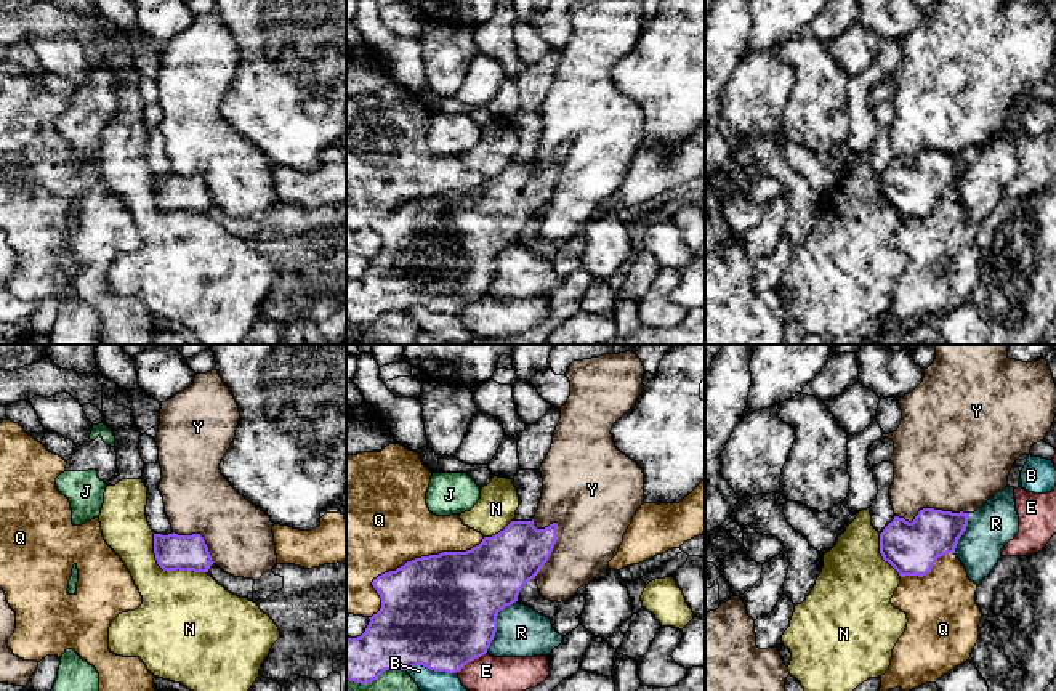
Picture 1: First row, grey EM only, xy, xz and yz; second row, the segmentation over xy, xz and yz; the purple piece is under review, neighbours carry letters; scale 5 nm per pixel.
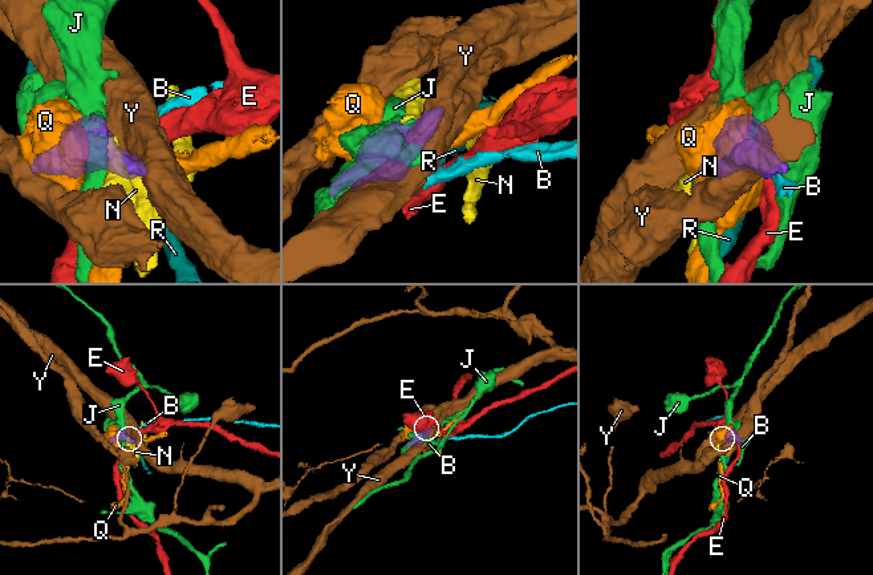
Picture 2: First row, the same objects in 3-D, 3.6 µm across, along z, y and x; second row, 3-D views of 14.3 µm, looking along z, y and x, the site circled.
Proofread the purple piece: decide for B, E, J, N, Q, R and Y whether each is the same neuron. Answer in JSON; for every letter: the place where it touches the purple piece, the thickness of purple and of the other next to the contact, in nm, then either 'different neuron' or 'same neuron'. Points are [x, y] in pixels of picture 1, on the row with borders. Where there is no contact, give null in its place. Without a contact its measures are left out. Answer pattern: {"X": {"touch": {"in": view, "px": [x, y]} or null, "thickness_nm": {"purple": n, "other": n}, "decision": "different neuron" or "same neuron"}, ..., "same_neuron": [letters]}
{"B": {"touch": {"in": "xz", "px": [431, 669]}, "thickness_nm": {"purple": 480, "other": 110}, "decision": "different neuron"}, "E": {"touch": {"in": "xz", "px": [470, 661]}, "thickness_nm": {"purple": 500, "other": 180}, "decision": "different neuron"}, "J": {"touch": {"in": "xz", "px": [375, 678]}, "thickness_nm": {"purple": 320, "other": 110}, "decision": "different neuron"}, "N": {"touch": {"in": "xy", "px": [167, 571]}, "thickness_nm": {"purple": 180, "other": 460}, "decision": "different neuron"}, "Q": {"touch": {"in": "xz", "px": [409, 561]}, "thickness_nm": {"purple": 500, "other": 480}, "decision": "different neuron"}, "R": {"touch": {"in": "xz", "px": [495, 624]}, "thickness_nm": {"purple": 500, "other": 260}, "decision": "different neuron"}, "Y": {"touch": {"in": "xz", "px": [552, 550]}, "thickness_nm": {"purple": 300, "other": 360}, "decision": "different neuron"}, "same_neuron": []}

